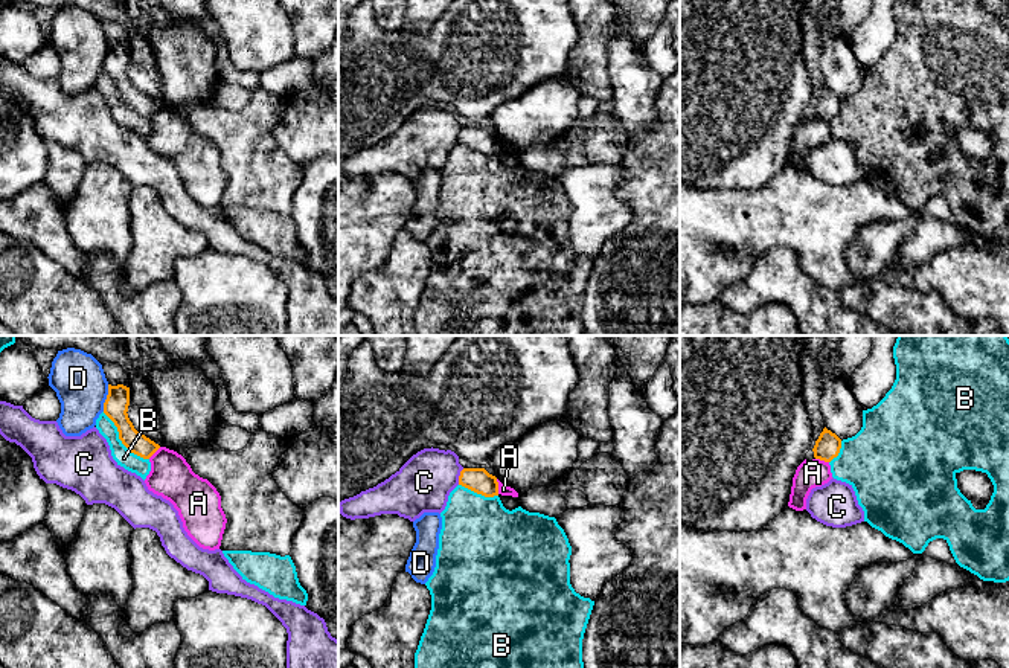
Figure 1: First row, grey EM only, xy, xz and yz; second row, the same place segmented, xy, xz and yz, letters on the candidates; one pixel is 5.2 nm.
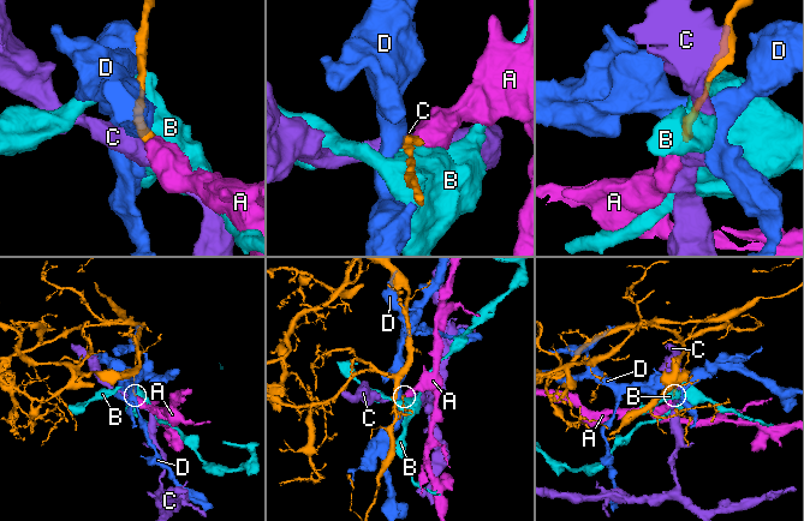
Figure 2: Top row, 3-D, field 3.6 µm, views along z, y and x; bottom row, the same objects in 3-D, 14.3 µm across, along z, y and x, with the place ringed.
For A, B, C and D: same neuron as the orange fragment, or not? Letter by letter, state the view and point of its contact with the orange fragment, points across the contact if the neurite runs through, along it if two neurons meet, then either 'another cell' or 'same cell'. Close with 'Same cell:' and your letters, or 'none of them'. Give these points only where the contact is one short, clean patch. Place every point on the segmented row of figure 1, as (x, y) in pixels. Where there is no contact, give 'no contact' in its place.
A: meets orange in xz at (497, 487); border along xz (496, 479), (499, 493); another cell
B: meets orange in xy at (121, 439); another cell
C: meets orange in xz at (459, 476); border along xz (464, 468), (458, 484); another cell
D: meets orange in xy at (107, 398); another cell
Same cell: none of them

